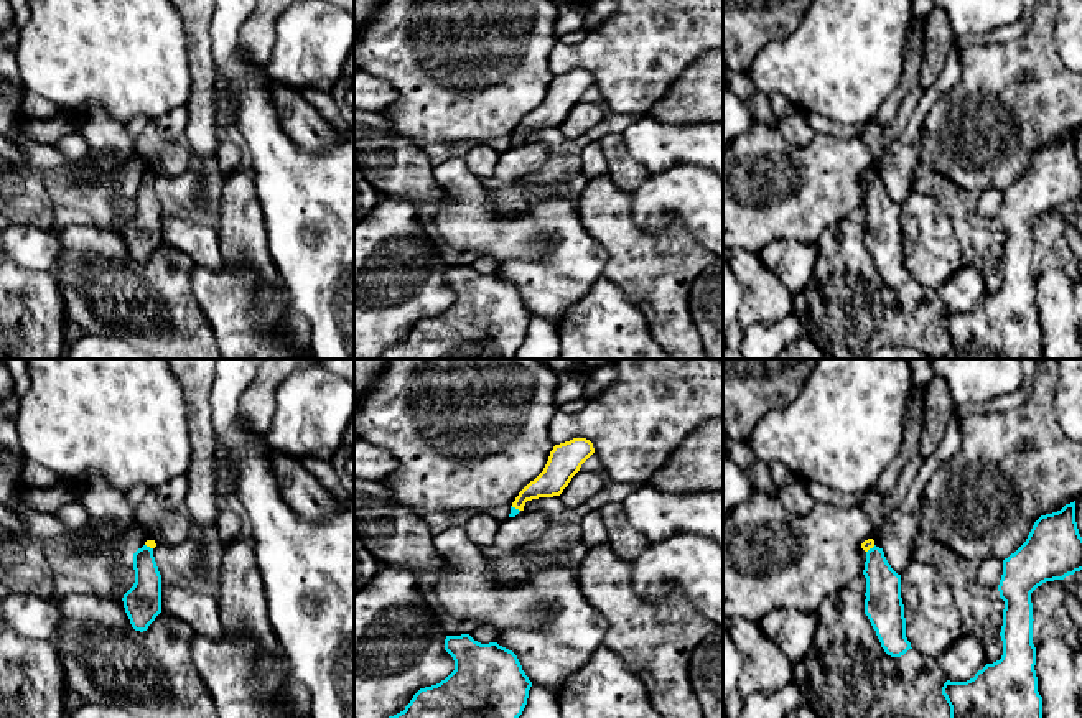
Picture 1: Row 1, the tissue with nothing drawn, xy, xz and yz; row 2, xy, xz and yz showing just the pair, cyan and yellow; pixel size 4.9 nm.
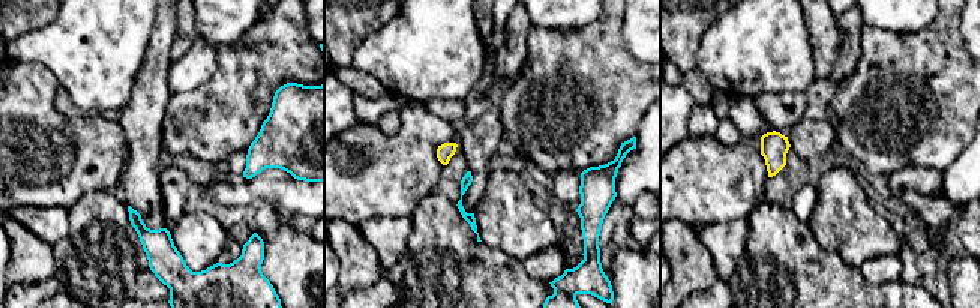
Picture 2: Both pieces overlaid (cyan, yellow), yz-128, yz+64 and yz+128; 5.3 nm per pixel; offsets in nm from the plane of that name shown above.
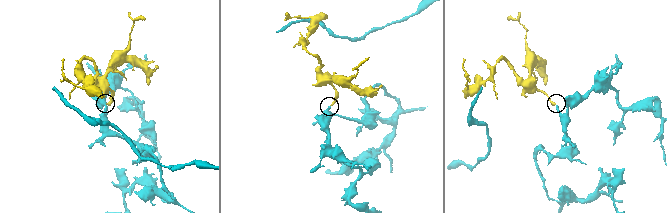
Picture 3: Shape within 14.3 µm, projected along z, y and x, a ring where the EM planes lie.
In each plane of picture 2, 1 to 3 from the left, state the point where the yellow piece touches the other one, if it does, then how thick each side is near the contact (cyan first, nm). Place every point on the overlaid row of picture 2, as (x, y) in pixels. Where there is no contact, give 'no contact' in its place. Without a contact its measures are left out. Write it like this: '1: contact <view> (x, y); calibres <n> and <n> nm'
1: no contact
2: no contact
3: no contact

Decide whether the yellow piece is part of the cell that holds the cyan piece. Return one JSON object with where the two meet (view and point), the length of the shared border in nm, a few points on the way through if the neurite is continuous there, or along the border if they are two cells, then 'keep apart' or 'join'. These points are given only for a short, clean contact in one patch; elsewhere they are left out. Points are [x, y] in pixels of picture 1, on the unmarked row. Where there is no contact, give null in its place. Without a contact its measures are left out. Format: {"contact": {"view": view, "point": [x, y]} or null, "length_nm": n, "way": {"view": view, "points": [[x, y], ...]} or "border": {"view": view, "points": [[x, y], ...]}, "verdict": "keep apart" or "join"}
{"contact": {"view": "xz", "point": [514, 139]}, "length_nm": 50, "way": {"view": "xz", "points": [[514, 142], [514, 139], [531, 122], [554, 109]]}, "verdict": "join"}

